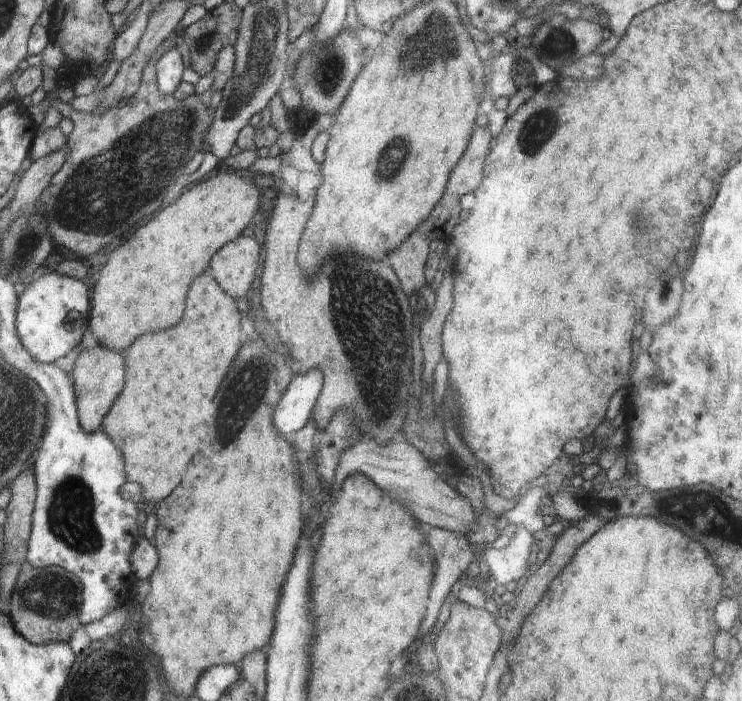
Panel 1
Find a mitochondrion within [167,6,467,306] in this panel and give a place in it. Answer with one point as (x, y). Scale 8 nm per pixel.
(426, 47)

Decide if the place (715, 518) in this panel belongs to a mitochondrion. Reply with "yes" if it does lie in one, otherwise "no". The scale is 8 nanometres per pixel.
yes

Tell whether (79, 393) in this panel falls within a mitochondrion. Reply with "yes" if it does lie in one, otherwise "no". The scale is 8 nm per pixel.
no

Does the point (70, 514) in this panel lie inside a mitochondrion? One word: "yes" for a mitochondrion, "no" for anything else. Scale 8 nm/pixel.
yes

